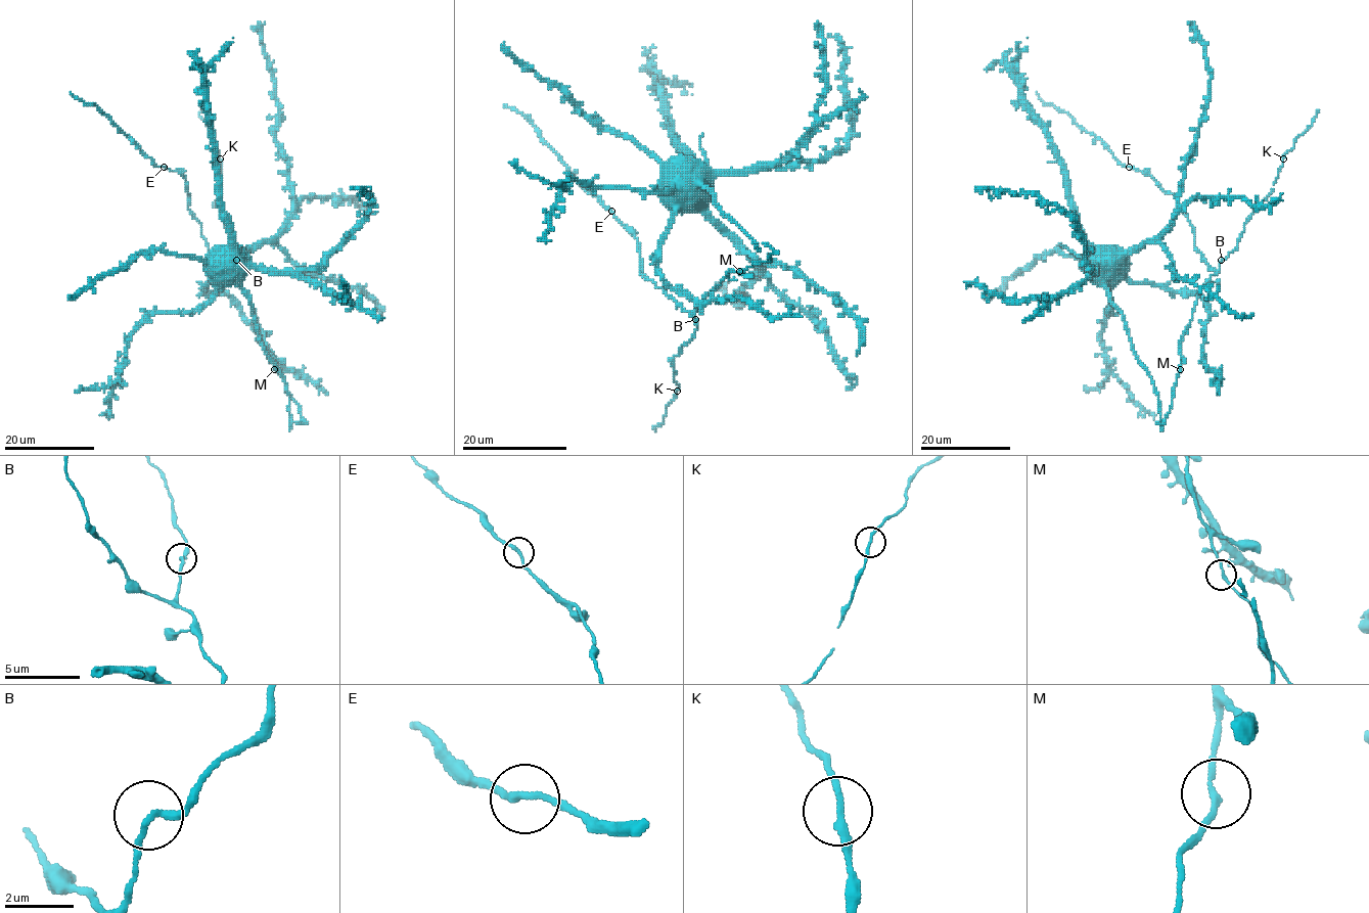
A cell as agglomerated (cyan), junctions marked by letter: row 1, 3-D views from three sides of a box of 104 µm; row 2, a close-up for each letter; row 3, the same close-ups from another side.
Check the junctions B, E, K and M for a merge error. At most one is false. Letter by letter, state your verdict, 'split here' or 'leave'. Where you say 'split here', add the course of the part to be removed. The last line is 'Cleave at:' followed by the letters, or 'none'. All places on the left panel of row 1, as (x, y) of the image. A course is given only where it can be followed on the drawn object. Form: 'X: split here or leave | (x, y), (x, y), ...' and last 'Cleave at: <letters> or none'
B: leave
E: leave
K: leave
M: leave
Cleave at: none

